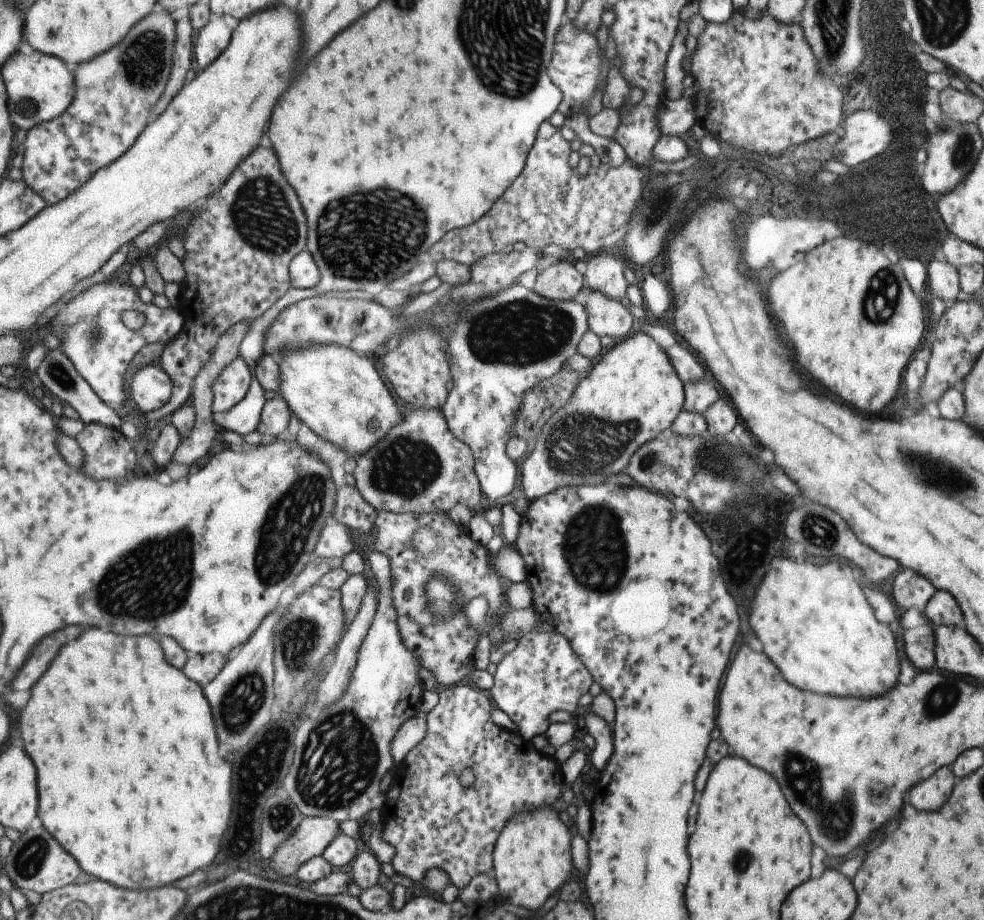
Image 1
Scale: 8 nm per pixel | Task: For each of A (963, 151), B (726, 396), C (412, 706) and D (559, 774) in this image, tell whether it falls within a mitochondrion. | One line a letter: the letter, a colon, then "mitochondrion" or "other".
A: mitochondrion
B: other
C: other
D: other

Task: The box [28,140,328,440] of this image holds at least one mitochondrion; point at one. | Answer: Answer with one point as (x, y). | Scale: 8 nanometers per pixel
(261, 216)

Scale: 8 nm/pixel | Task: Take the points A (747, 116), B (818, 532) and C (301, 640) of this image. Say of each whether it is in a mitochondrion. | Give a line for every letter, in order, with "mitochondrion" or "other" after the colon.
A: mitochondrion
B: mitochondrion
C: mitochondrion

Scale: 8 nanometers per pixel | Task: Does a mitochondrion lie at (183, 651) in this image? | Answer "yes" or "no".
no

